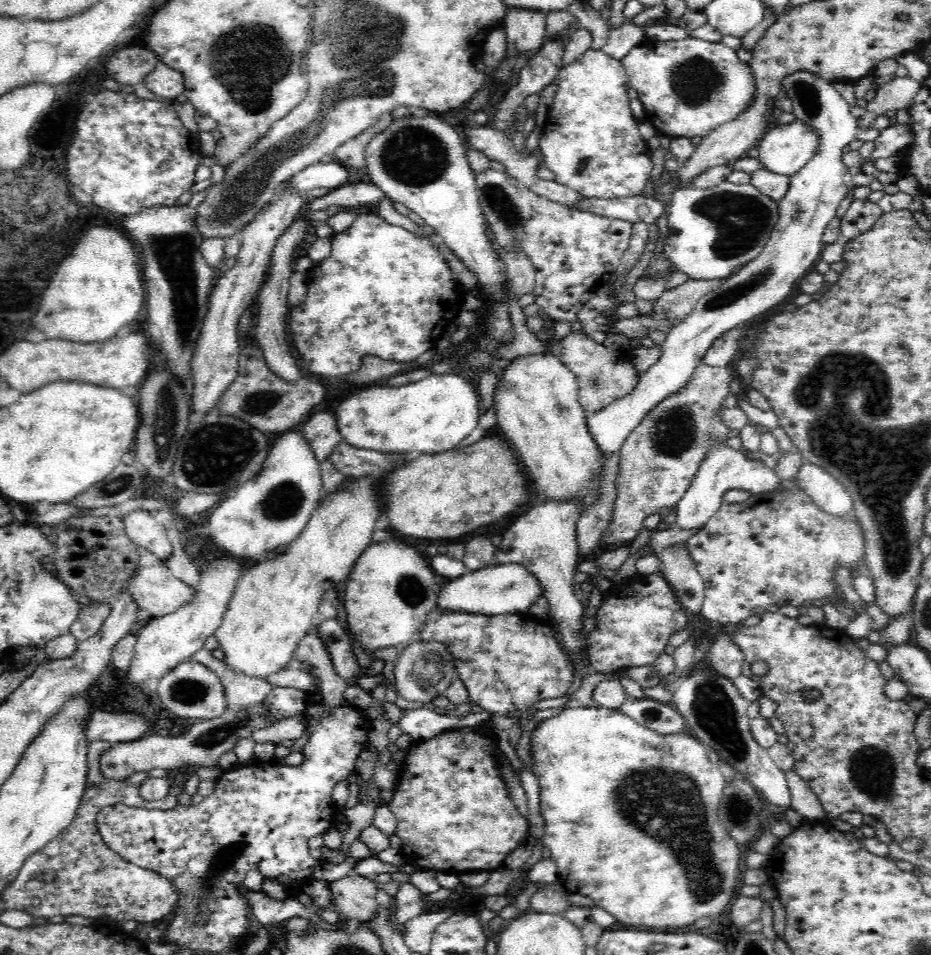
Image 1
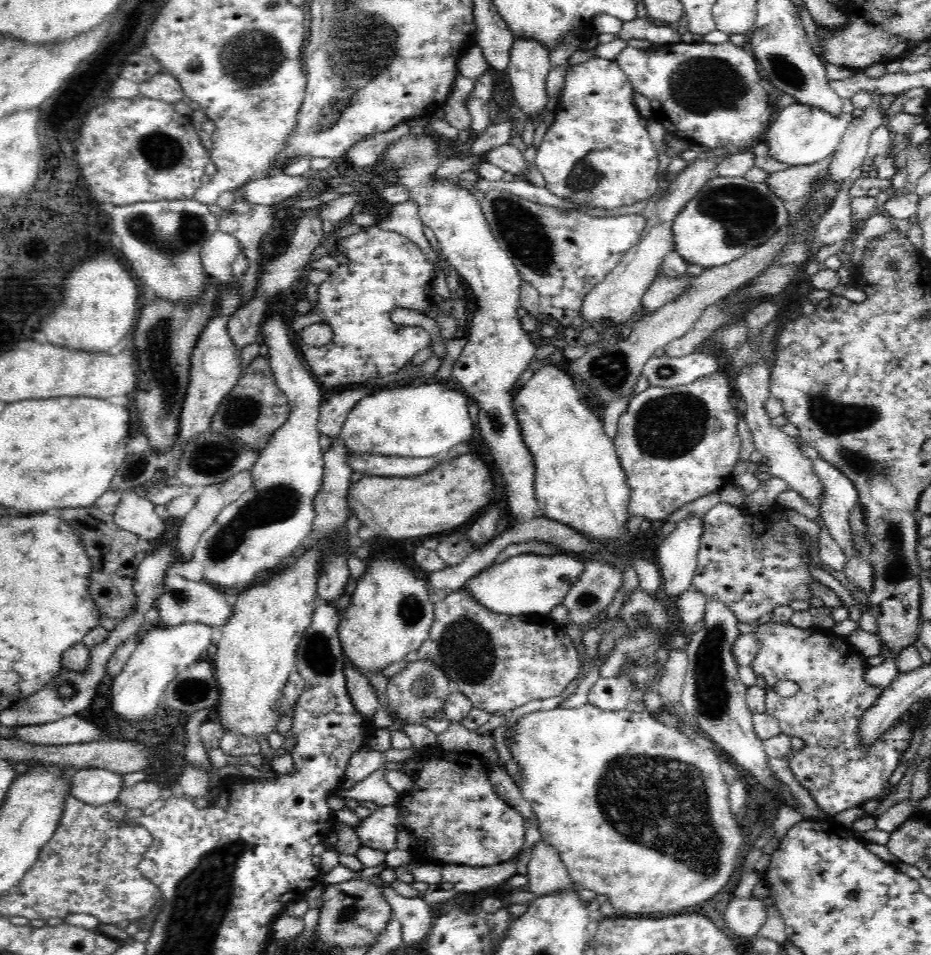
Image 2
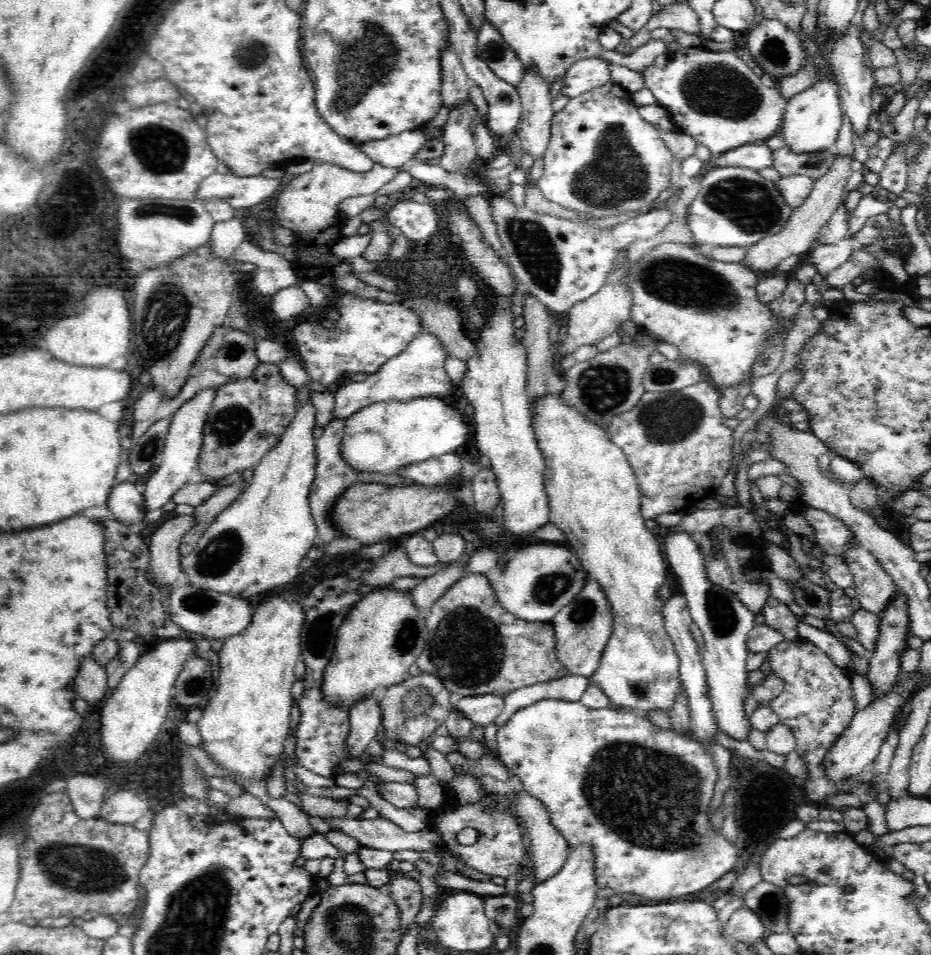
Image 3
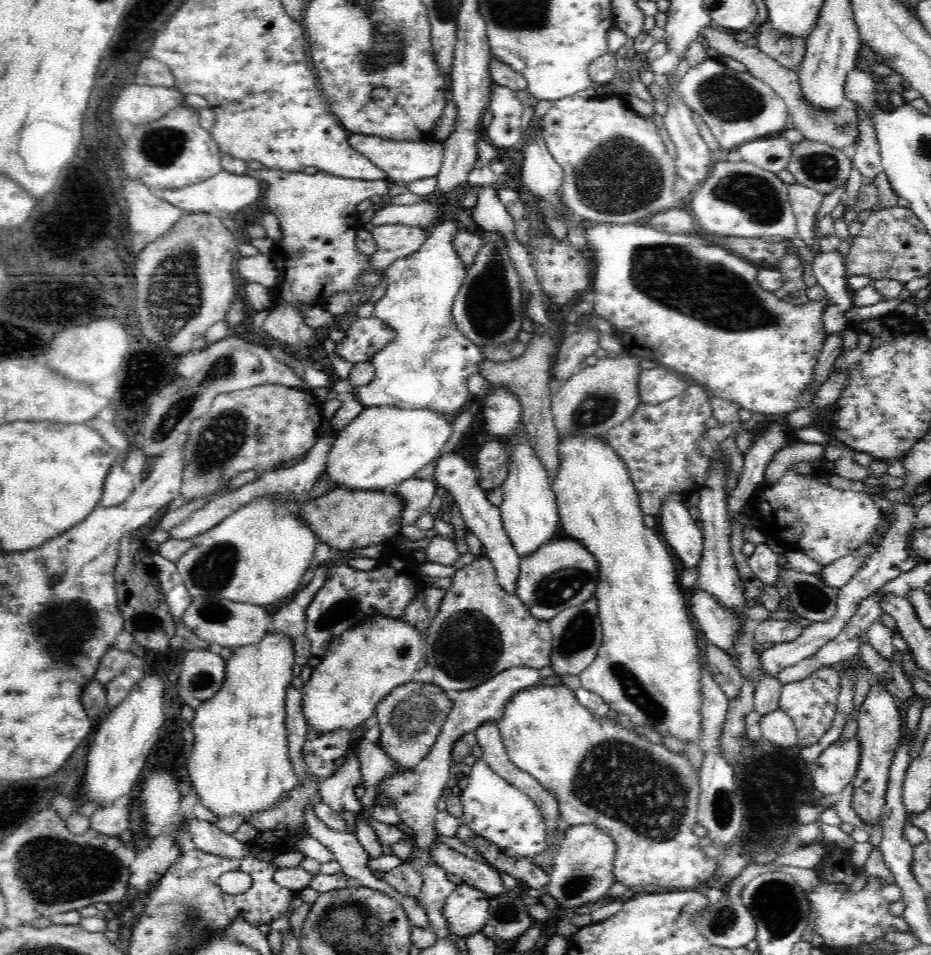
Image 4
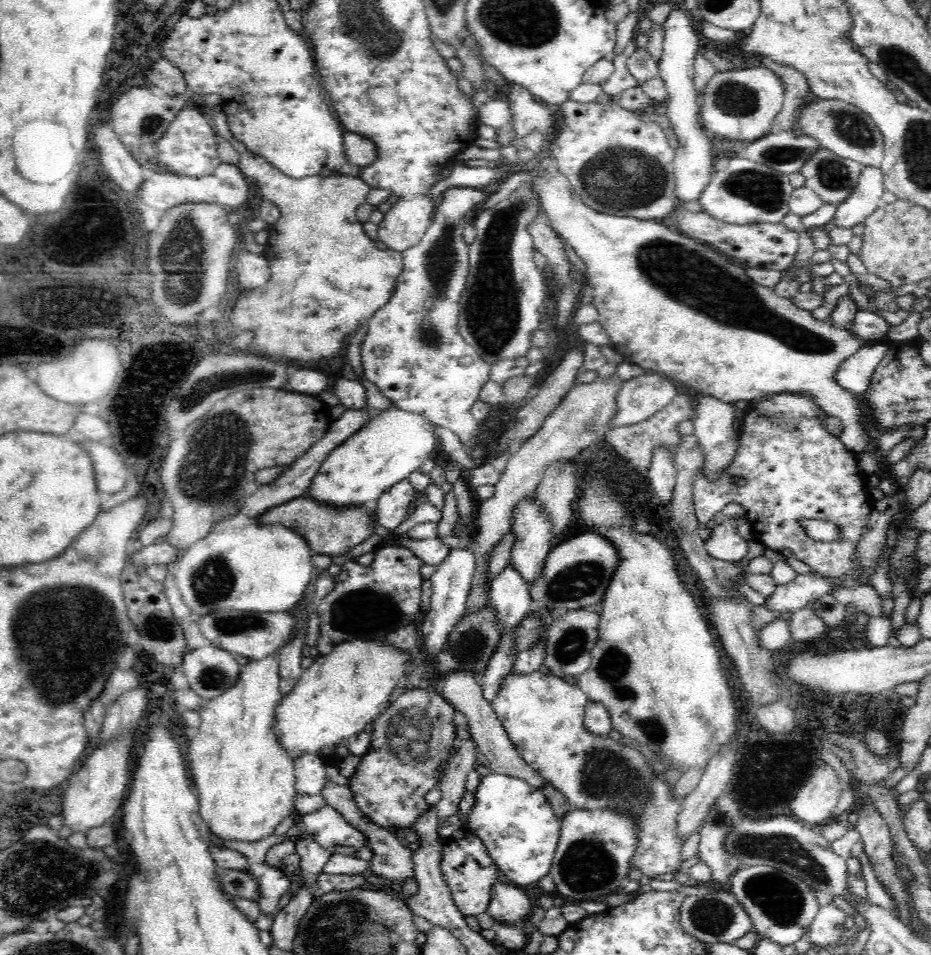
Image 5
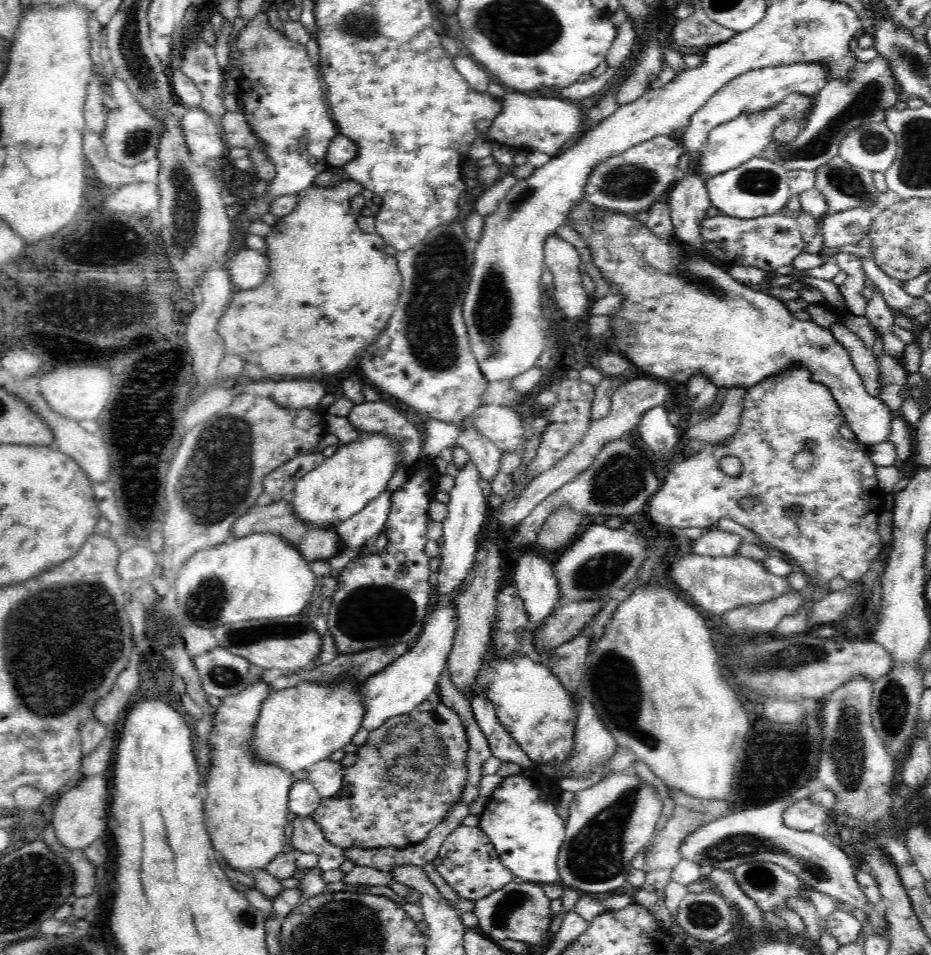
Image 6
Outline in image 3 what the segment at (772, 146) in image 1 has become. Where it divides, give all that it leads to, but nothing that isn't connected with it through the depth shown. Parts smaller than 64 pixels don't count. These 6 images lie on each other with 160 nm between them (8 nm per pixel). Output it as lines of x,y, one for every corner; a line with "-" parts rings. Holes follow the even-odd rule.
818,69
817,74
818,80
812,86
788,100
778,133
784,138
785,144
798,153
830,149
834,146
837,134
844,122
841,97
838,97
839,83

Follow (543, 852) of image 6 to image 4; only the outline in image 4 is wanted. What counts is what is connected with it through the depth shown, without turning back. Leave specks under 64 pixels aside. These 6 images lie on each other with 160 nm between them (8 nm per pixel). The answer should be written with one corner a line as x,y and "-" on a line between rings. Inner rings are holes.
483,758
471,760
470,764
469,782
460,794
465,825
473,830
475,836
499,846
509,858
535,860
538,854
548,849
546,821
538,805
522,789
496,774

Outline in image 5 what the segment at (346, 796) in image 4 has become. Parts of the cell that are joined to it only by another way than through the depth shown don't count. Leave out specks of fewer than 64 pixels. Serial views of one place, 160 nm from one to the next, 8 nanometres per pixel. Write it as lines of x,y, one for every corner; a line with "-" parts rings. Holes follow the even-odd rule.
323,806
316,812
305,814
289,828
285,836
294,841
300,836
313,836
317,844
325,848
332,858
340,857
340,846
351,846
360,850
367,846
368,839
362,831
350,824
335,808

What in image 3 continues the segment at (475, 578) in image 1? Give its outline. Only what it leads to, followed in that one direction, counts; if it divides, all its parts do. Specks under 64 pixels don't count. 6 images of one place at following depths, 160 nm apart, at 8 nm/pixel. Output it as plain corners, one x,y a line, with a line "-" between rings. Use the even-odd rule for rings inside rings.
541,542
513,551
506,568
502,570
502,576
490,583
498,603
515,617
530,622
551,622
552,617
584,588
586,570
583,570
578,556
569,547

